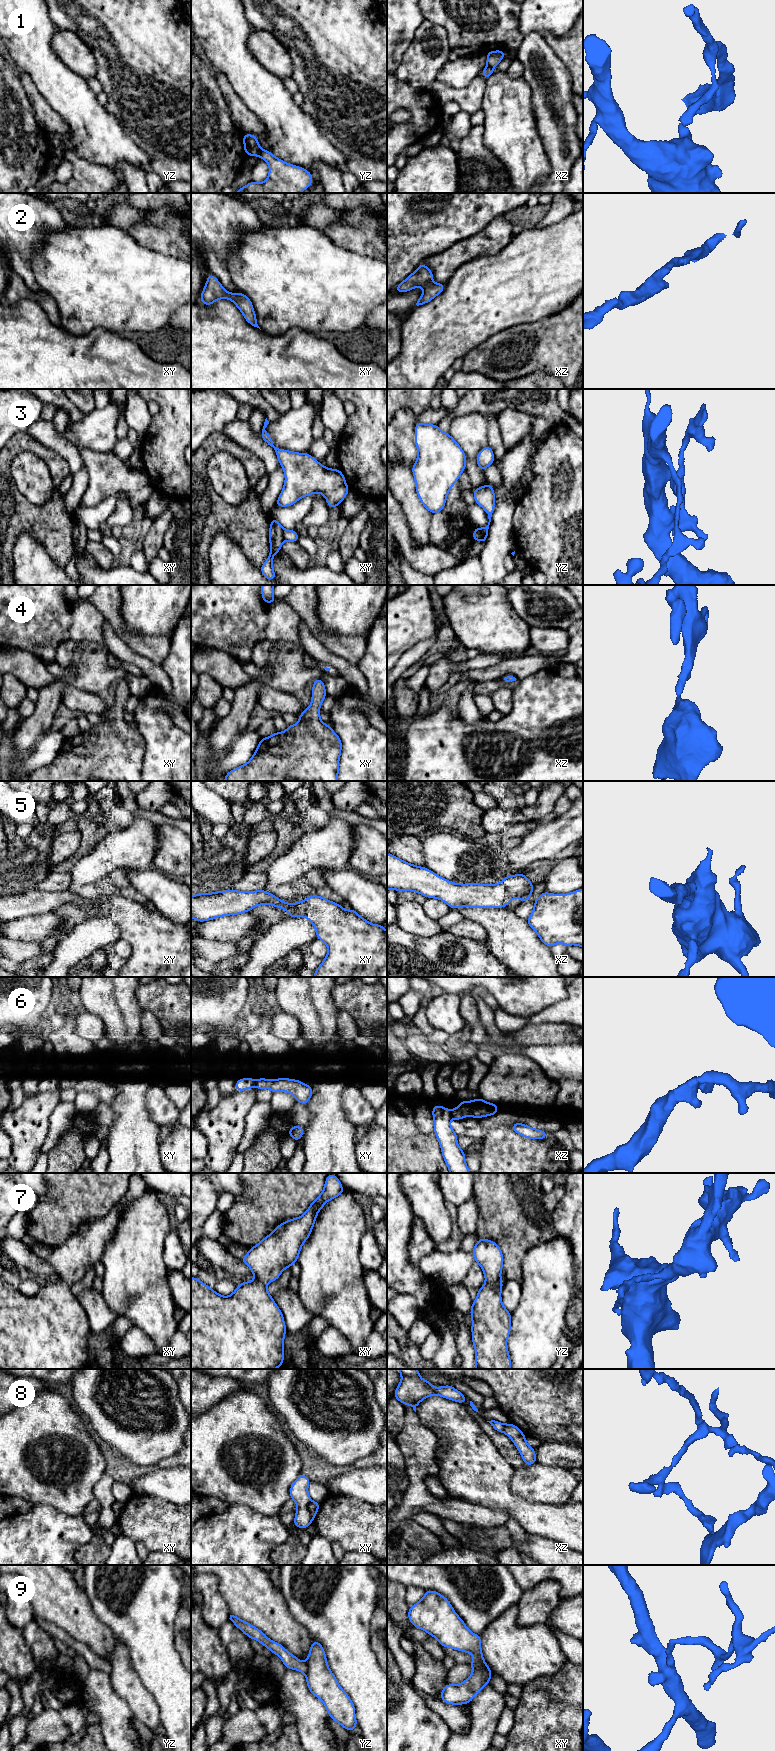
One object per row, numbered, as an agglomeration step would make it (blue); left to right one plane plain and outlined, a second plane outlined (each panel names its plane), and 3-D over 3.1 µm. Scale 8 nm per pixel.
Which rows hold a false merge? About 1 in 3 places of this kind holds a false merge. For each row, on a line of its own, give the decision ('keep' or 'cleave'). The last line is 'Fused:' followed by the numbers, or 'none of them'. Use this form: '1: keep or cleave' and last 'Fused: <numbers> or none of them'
1: cleave
2: keep
3: cleave
4: keep
5: keep
6: cleave
7: keep
8: cleave
9: cleave
Fused: 1, 3, 6, 8, 9

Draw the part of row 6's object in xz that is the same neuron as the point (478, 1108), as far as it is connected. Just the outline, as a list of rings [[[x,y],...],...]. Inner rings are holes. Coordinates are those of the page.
[[[479,1097],[473,1101],[460,1101],[459,1106],[451,1110],[451,1116],[456,1120],[461,1120],[466,1116],[477,1119],[492,1116],[498,1112],[498,1105],[488,1103]]]

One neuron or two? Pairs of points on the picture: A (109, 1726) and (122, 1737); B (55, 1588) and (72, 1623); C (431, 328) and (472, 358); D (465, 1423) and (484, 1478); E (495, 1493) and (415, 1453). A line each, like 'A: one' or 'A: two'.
A: one
B: one
C: two
D: one
E: two

